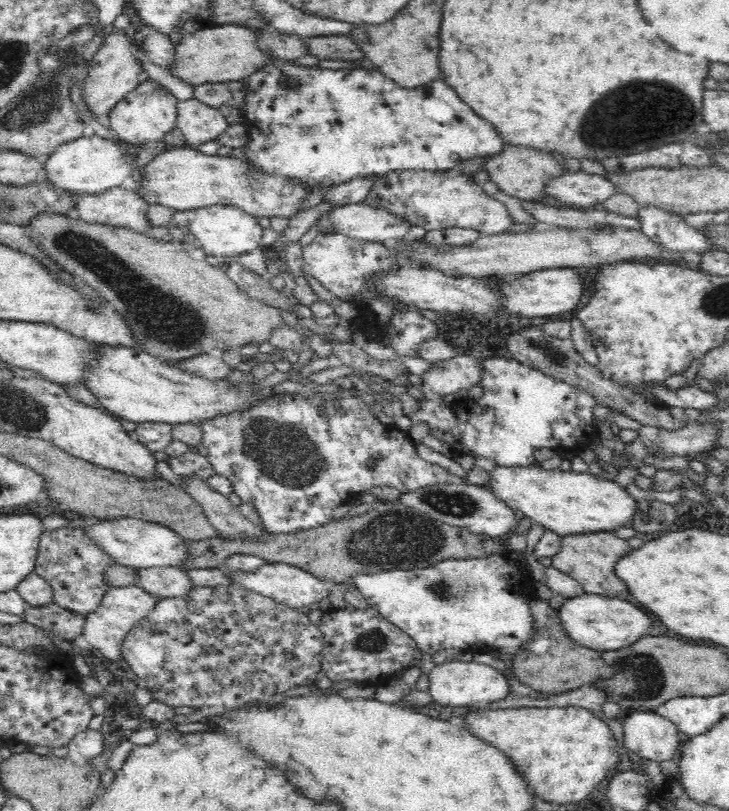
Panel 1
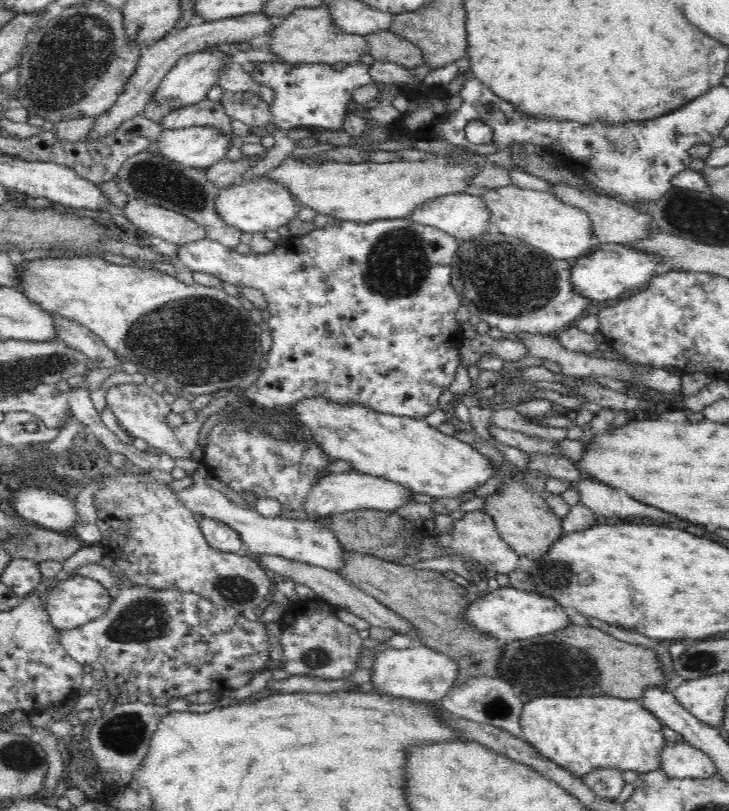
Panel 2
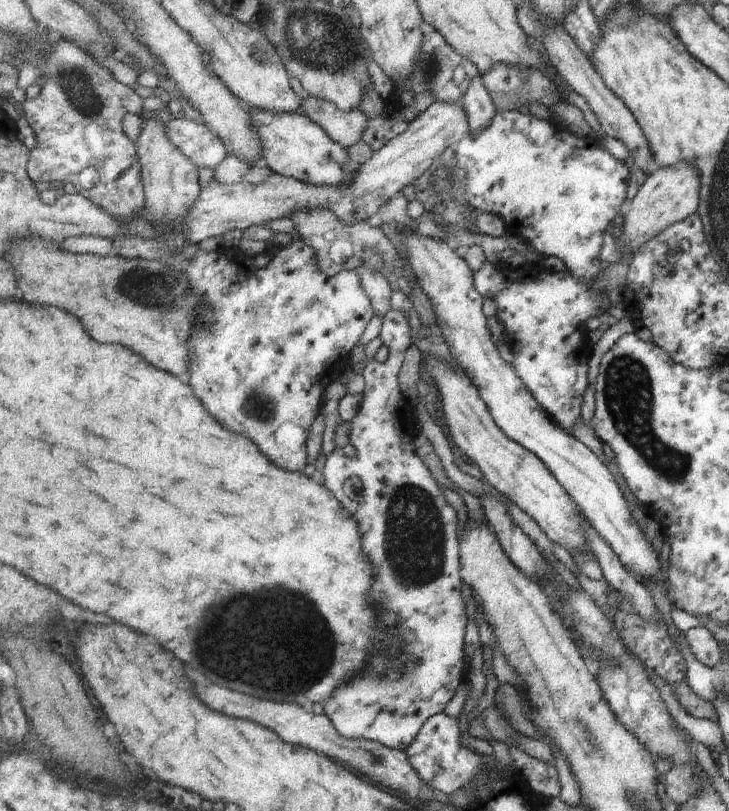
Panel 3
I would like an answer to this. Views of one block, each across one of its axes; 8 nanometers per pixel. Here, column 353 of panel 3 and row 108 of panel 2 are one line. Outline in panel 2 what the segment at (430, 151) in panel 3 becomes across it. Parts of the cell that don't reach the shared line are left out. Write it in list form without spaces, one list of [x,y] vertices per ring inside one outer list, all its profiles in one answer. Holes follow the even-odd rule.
[[[208,98],[196,104],[170,112],[164,118],[164,127],[171,129],[210,127],[219,132],[229,144],[240,144],[240,136],[232,126],[233,118],[219,101]]]

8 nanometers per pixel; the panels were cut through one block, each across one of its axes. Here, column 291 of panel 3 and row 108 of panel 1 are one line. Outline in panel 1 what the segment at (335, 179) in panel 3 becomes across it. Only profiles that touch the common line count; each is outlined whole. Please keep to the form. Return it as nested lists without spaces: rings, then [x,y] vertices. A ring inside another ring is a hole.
[[[150,79],[145,80],[119,100],[109,116],[109,130],[114,135],[118,135],[126,145],[141,147],[146,144],[163,146],[165,137],[174,130],[176,123],[177,100],[170,91]]]

